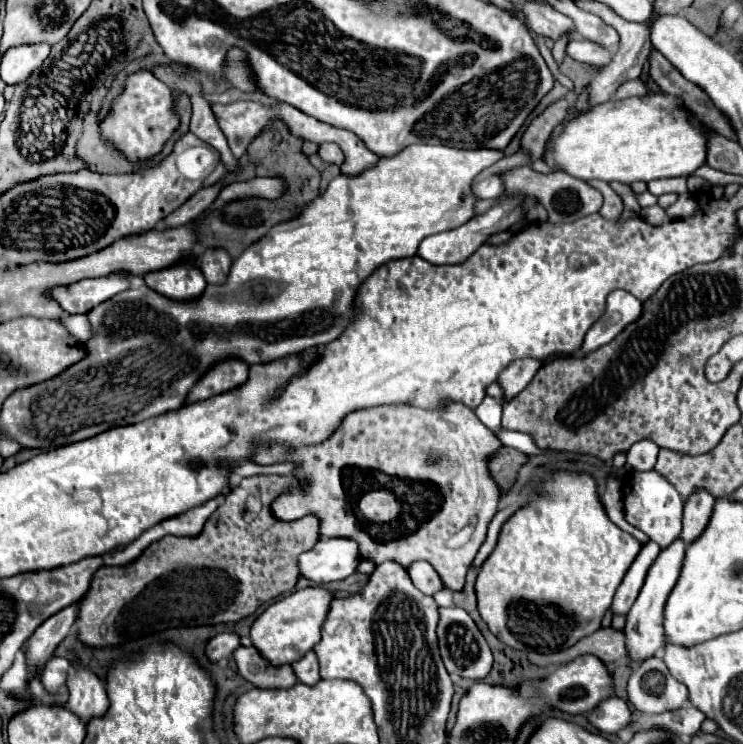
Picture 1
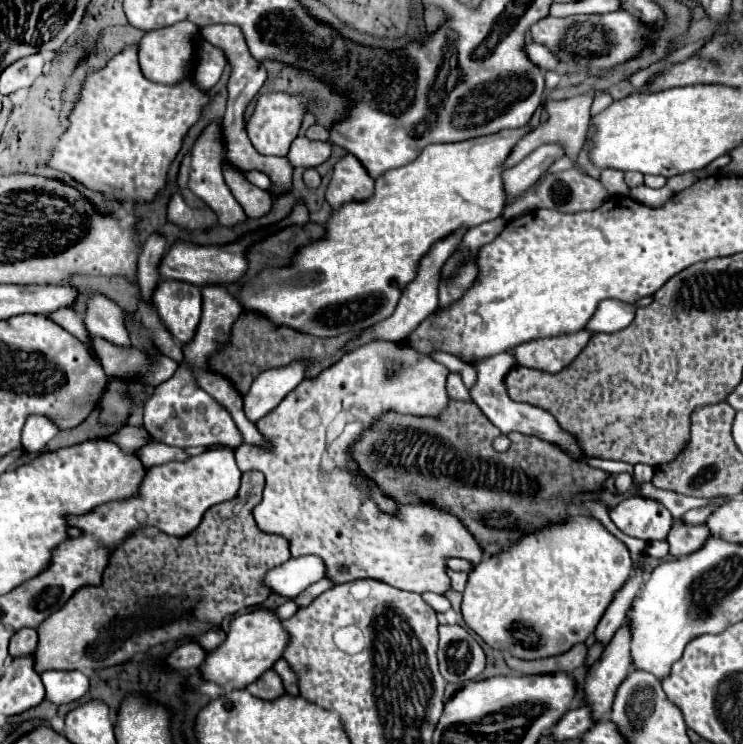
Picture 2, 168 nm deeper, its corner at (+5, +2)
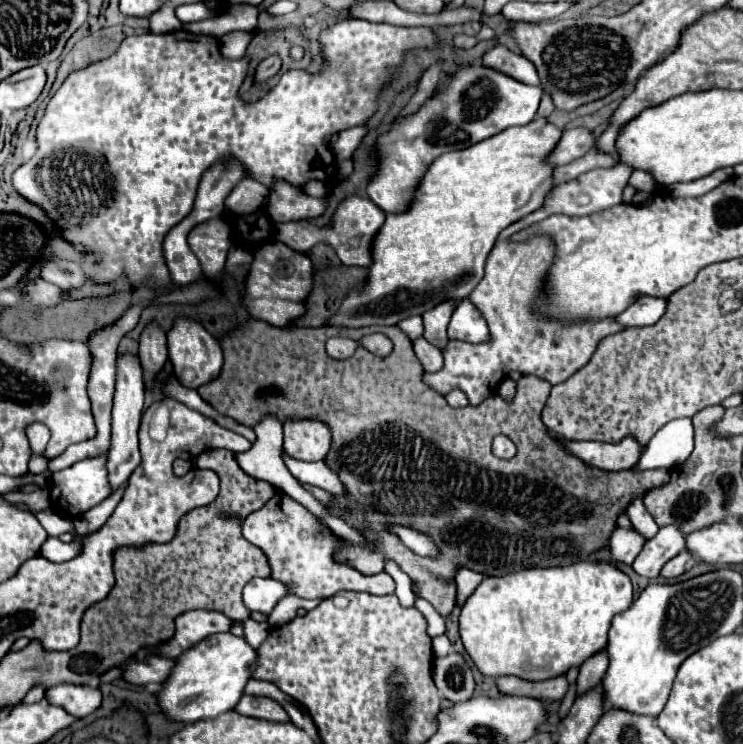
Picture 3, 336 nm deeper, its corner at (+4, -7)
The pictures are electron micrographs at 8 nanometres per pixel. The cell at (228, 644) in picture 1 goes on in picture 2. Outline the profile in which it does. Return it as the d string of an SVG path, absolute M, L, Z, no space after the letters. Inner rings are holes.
M186 641L168 655L166 663L168 667L178 669L178 671L190 671L190 669L200 667L206 661L206 655L208 655L206 649L200 647L196 641Z

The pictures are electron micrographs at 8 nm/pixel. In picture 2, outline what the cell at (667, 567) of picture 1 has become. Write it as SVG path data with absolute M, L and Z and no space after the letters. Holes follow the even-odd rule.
M622 625L618 633L612 637L608 647L604 649L598 663L594 663L588 671L584 689L588 705L594 705L594 711L598 713L598 721L604 717L604 713L612 707L614 693L618 685L626 679L626 675L632 669L632 635L630 625Z

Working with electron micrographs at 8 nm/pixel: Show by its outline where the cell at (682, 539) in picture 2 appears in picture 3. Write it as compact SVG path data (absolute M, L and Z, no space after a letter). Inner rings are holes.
M683 550L663 566L661 576L663 578L677 578L683 572L687 572L689 568L693 568L693 564L695 564L695 558L691 558L691 554L687 554L687 550Z

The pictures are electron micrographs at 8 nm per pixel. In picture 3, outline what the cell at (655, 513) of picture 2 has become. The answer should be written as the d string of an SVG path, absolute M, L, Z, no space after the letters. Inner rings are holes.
M615 528L615 532L611 534L611 540L609 540L611 560L631 566L633 560L635 560L635 556L637 556L639 550L643 548L643 542L645 542L645 540L639 536L637 530Z

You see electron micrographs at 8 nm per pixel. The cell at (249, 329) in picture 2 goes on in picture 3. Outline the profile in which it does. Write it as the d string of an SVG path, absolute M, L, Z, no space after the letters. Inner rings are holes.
M251 320L249 326L241 326L237 332L225 336L221 340L221 348L223 348L223 356L225 356L225 364L223 364L223 374L219 378L215 378L215 382L209 382L207 386L201 386L197 392L199 396L209 402L221 416L229 416L233 418L235 422L247 426L247 428L253 428L255 424L259 424L263 420L265 414L271 414L275 416L279 422L285 422L285 420L319 420L323 424L329 426L331 430L331 450L327 452L325 456L325 464L339 474L339 480L343 482L345 486L345 494L343 496L335 496L335 504L333 506L325 506L333 516L339 516L341 520L345 520L351 528L355 528L359 534L363 534L365 528L371 528L377 532L379 540L367 540L371 546L369 548L359 548L357 544L345 540L345 538L339 538L339 548L335 550L333 558L341 564L347 564L351 568L355 568L357 572L361 574L379 574L383 572L385 568L385 560L393 560L411 580L413 584L417 586L417 596L419 598L425 598L427 602L433 604L433 608L445 618L451 614L451 610L455 608L455 574L459 568L469 568L473 572L479 572L483 576L505 576L505 574L513 574L513 572L519 572L519 570L525 570L525 568L551 568L551 566L569 566L569 564L575 564L579 560L587 560L591 554L595 554L597 550L605 548L609 544L609 538L611 538L611 532L617 528L617 518L619 514L623 514L627 510L627 506L635 500L635 498L643 498L649 490L653 488L659 488L663 484L669 482L669 470L667 468L657 468L657 470L619 470L619 472L605 472L605 470L599 470L599 468L593 468L589 464L585 464L583 460L575 458L573 454L569 454L561 440L553 438L553 434L547 430L547 426L541 422L541 410L545 406L545 400L547 400L547 394L551 390L551 384L547 384L545 380L541 378L535 378L535 376L521 376L521 380L517 382L517 392L515 392L515 398L511 402L503 400L499 394L487 398L483 404L479 406L465 406L465 408L451 408L445 398L435 392L433 388L429 388L425 382L423 382L423 366L421 362L417 360L415 352L413 352L413 344L411 340L397 328L397 326L367 326L367 328L343 328L343 326L325 326L325 328L287 328L287 330L279 330L275 326L269 326L267 322L263 320ZM373 332L381 332L385 334L391 342L393 342L393 352L385 358L379 358L379 356L373 356L369 350L365 350L363 346L359 346L355 350L355 354L347 360L333 360L327 356L325 352L325 342L331 338L331 336L347 336L351 340L361 340L363 336L367 334L373 334ZM239 400L243 402L251 402L251 404L263 404L263 406L239 406ZM497 434L505 434L509 436L515 444L517 444L517 454L515 458L511 460L501 460L497 456L491 454L491 440L493 436ZM389 524L401 524L401 526L407 526L407 528L413 528L413 530L419 530L427 536L433 538L433 542L437 544L439 548L439 554L435 558L425 558L425 556L419 556L415 552L411 552L393 532L387 530Z

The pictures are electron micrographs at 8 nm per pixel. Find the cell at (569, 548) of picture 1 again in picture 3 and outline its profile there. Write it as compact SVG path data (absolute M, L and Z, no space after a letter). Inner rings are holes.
M587 560L587 562L563 566L563 568L521 570L521 572L515 572L515 574L509 574L509 576L489 576L477 586L477 590L463 604L461 616L459 616L459 636L461 636L461 642L465 646L465 652L471 656L471 660L475 662L475 666L479 668L479 672L483 676L517 676L517 678L523 678L523 680L529 680L529 682L539 682L539 680L549 680L549 678L555 678L555 676L563 676L563 674L567 674L569 668L581 666L587 658L599 654L607 646L607 630L611 626L613 616L627 610L631 606L631 602L633 602L633 598L631 598L631 580L609 562L589 562Z

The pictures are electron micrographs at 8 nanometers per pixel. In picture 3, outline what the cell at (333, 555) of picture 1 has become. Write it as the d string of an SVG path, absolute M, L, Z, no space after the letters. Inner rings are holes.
M253 578L243 588L243 604L251 612L269 614L283 596L287 596L287 588L271 578Z

